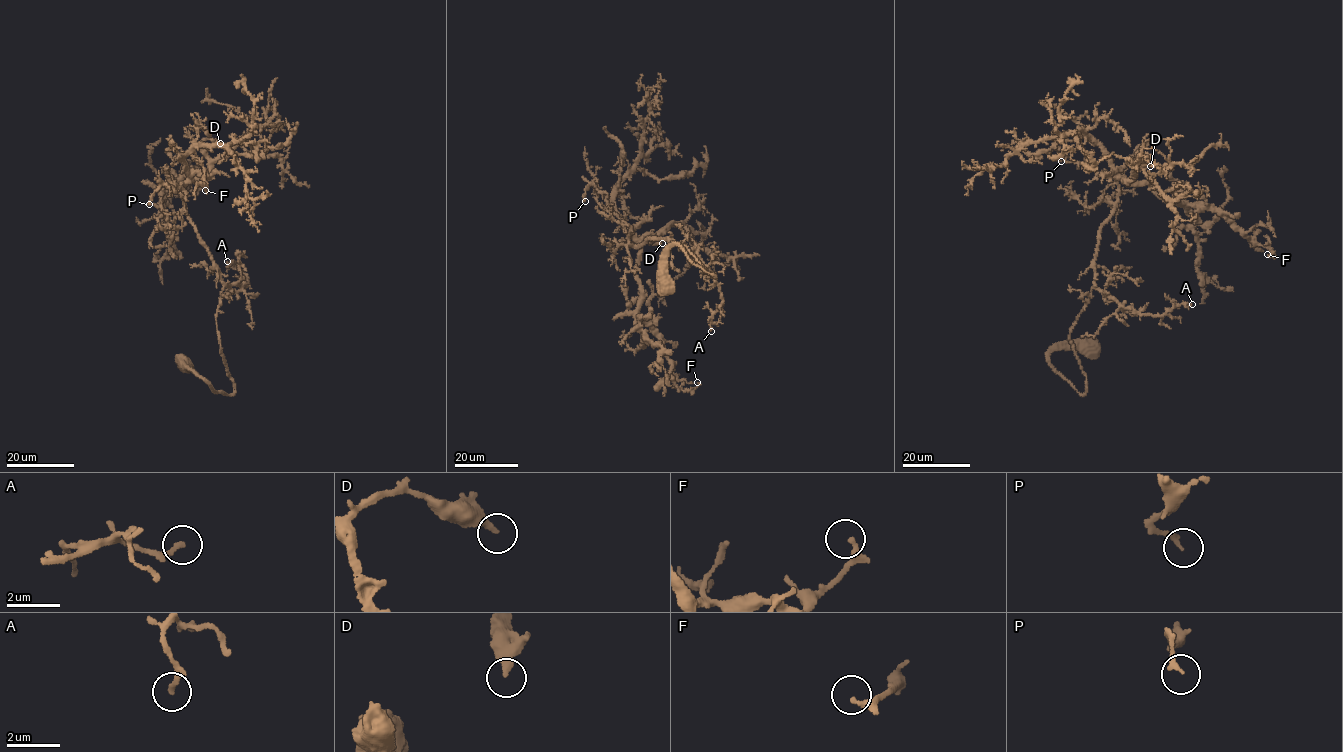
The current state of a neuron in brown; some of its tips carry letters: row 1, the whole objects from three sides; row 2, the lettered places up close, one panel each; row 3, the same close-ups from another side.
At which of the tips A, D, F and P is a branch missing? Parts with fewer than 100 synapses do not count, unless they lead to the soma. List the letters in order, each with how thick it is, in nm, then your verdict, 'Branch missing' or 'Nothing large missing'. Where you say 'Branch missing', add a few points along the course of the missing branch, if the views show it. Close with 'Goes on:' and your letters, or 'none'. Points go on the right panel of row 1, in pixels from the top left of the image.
A: Thickness 180 nm. Nothing large missing
D: Thickness 300 nm. Nothing large missing
F: Thickness 260 nm. Nothing large missing
P: Thickness 190 nm. Nothing large missing
Goes on: none

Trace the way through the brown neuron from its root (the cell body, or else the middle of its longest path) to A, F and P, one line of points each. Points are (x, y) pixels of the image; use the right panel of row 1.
A: (1087, 347), (1049, 357), (1081, 395), (1086, 376), (1069, 331), (1094, 288), (1141, 314), (1192, 304)
F: (1087, 347), (1049, 357), (1081, 395), (1069, 331), (1094, 285), (1116, 178), (1217, 210), (1267, 254)
P: (1087, 347), (1049, 357), (1081, 395), (1069, 331), (1117, 180), (1056, 144), (1061, 161)

